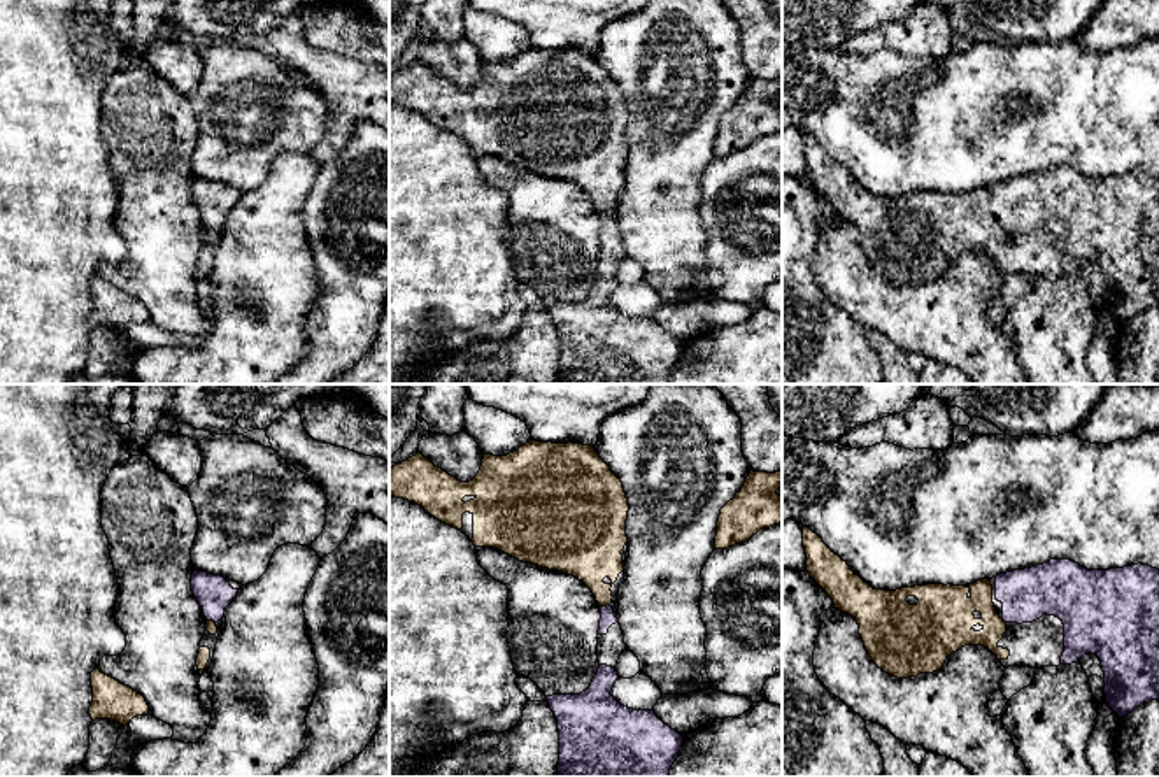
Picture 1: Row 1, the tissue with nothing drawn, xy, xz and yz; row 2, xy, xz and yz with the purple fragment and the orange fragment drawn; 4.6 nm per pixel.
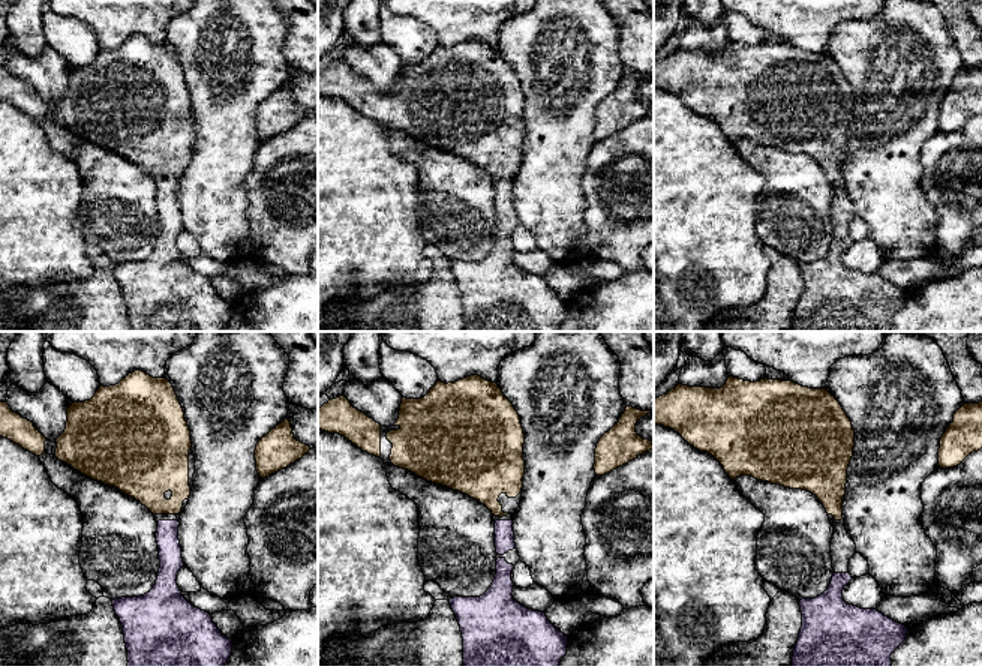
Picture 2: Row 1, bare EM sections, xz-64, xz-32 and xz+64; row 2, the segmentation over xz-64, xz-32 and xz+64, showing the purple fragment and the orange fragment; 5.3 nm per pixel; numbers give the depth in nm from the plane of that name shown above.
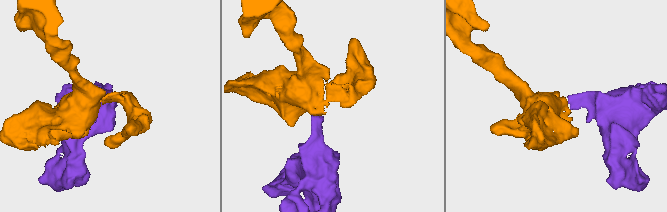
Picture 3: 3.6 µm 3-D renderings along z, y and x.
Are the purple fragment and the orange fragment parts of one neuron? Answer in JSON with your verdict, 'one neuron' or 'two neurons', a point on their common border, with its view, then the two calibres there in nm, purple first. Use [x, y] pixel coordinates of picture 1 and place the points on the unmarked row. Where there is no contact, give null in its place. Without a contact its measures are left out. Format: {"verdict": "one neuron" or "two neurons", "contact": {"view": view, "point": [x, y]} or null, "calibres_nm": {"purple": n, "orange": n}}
{"verdict": "one neuron", "contact": {"view": "xz", "point": [604, 214]}, "calibres_nm": {"purple": 70, "orange": 240}}

